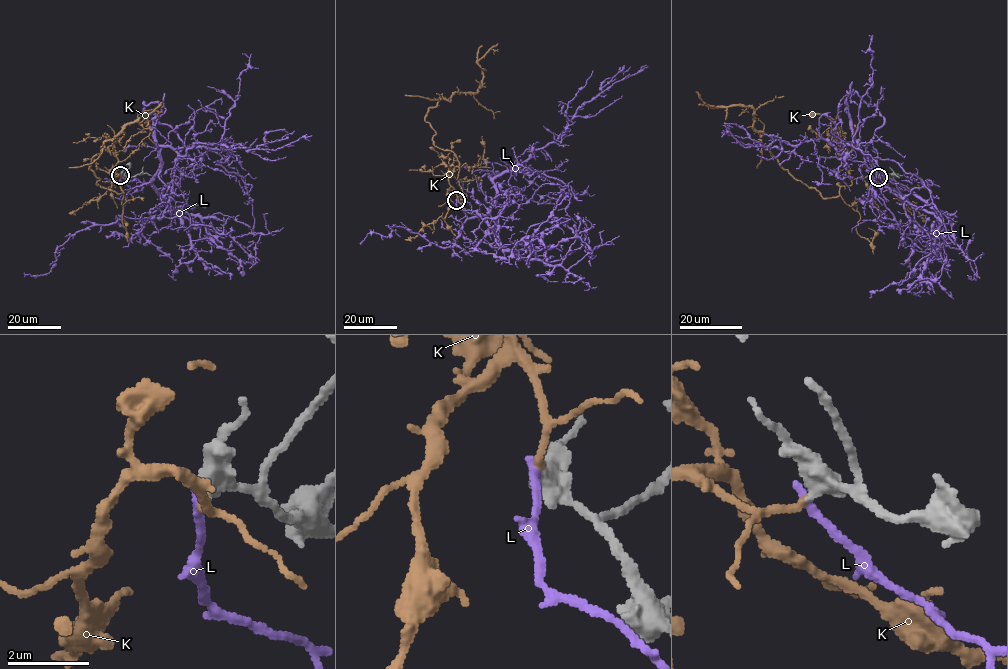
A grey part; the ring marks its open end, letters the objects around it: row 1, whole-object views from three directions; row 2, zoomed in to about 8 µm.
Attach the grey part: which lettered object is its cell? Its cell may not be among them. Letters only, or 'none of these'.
K

